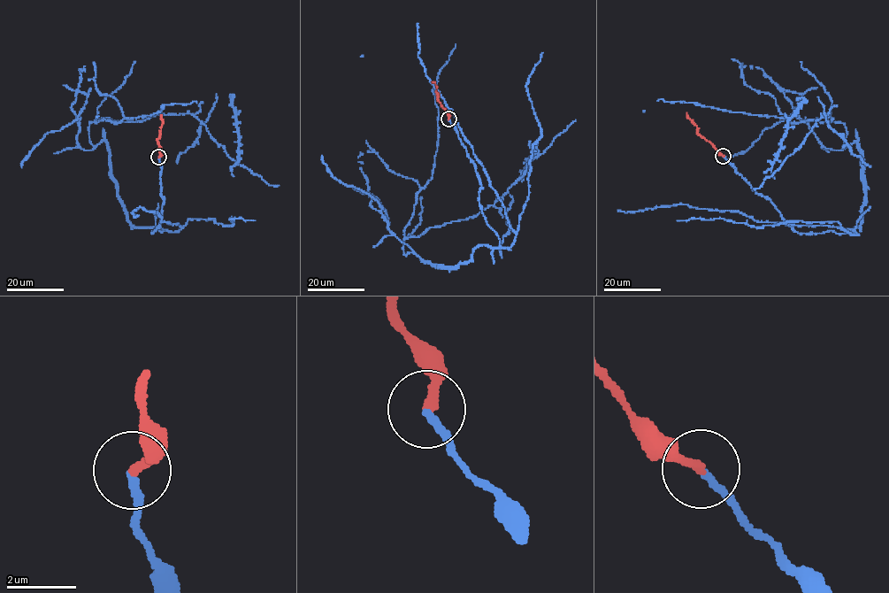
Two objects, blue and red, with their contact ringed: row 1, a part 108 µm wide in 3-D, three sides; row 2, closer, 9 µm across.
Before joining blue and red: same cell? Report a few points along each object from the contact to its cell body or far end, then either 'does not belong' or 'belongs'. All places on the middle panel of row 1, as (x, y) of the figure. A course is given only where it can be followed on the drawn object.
blue runs (448, 119), (500, 244), (478, 244), (452, 267), (404, 255), (407, 237), (492, 205), (536, 151), (523, 171); red runs (448, 119), (440, 105), (435, 85), (432, 81); belongs

